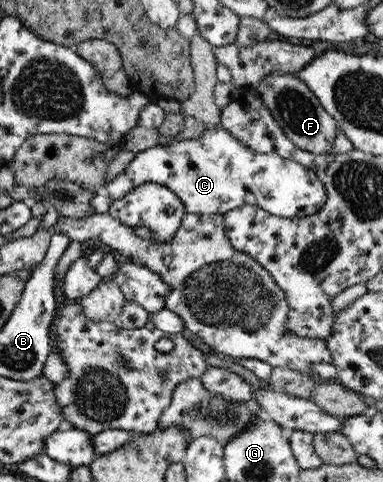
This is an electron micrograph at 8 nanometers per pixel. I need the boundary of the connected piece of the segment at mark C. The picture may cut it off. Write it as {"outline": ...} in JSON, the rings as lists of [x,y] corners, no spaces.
{"outline":[[[223,126],[203,130],[193,139],[177,140],[163,146],[137,152],[124,171],[104,186],[104,193],[113,200],[129,194],[141,183],[157,183],[168,187],[184,206],[185,214],[216,215],[238,209],[243,205],[256,206],[270,215],[283,218],[305,217],[317,212],[325,204],[326,192],[317,175],[309,168],[277,156],[275,152],[259,153],[233,138]]]}

